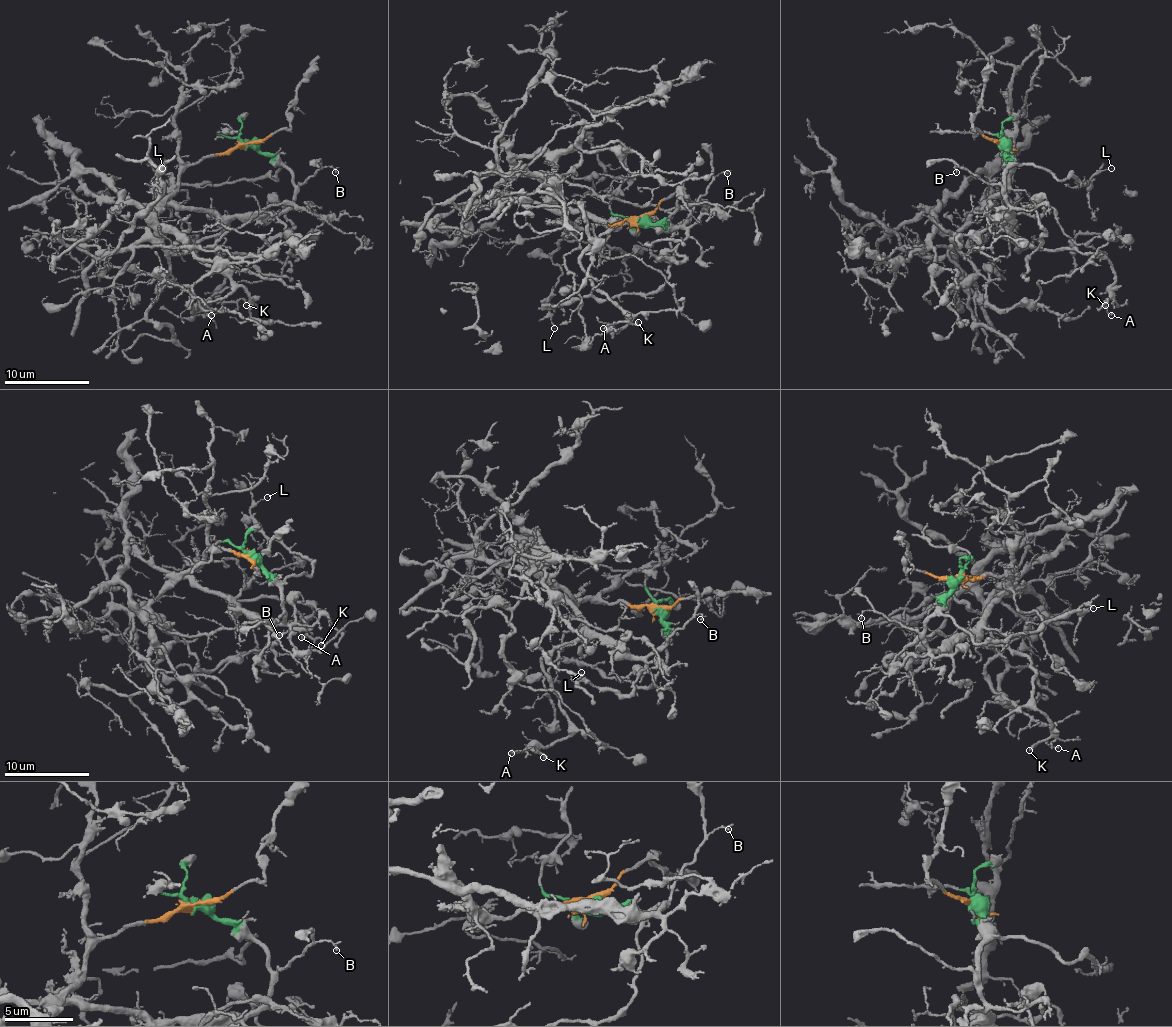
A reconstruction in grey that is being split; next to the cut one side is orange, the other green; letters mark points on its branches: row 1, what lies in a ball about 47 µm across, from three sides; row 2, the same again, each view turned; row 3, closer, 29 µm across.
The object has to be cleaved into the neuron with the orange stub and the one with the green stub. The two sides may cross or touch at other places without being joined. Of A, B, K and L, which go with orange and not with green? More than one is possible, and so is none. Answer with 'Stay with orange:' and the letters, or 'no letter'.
Stay with orange: no letter

